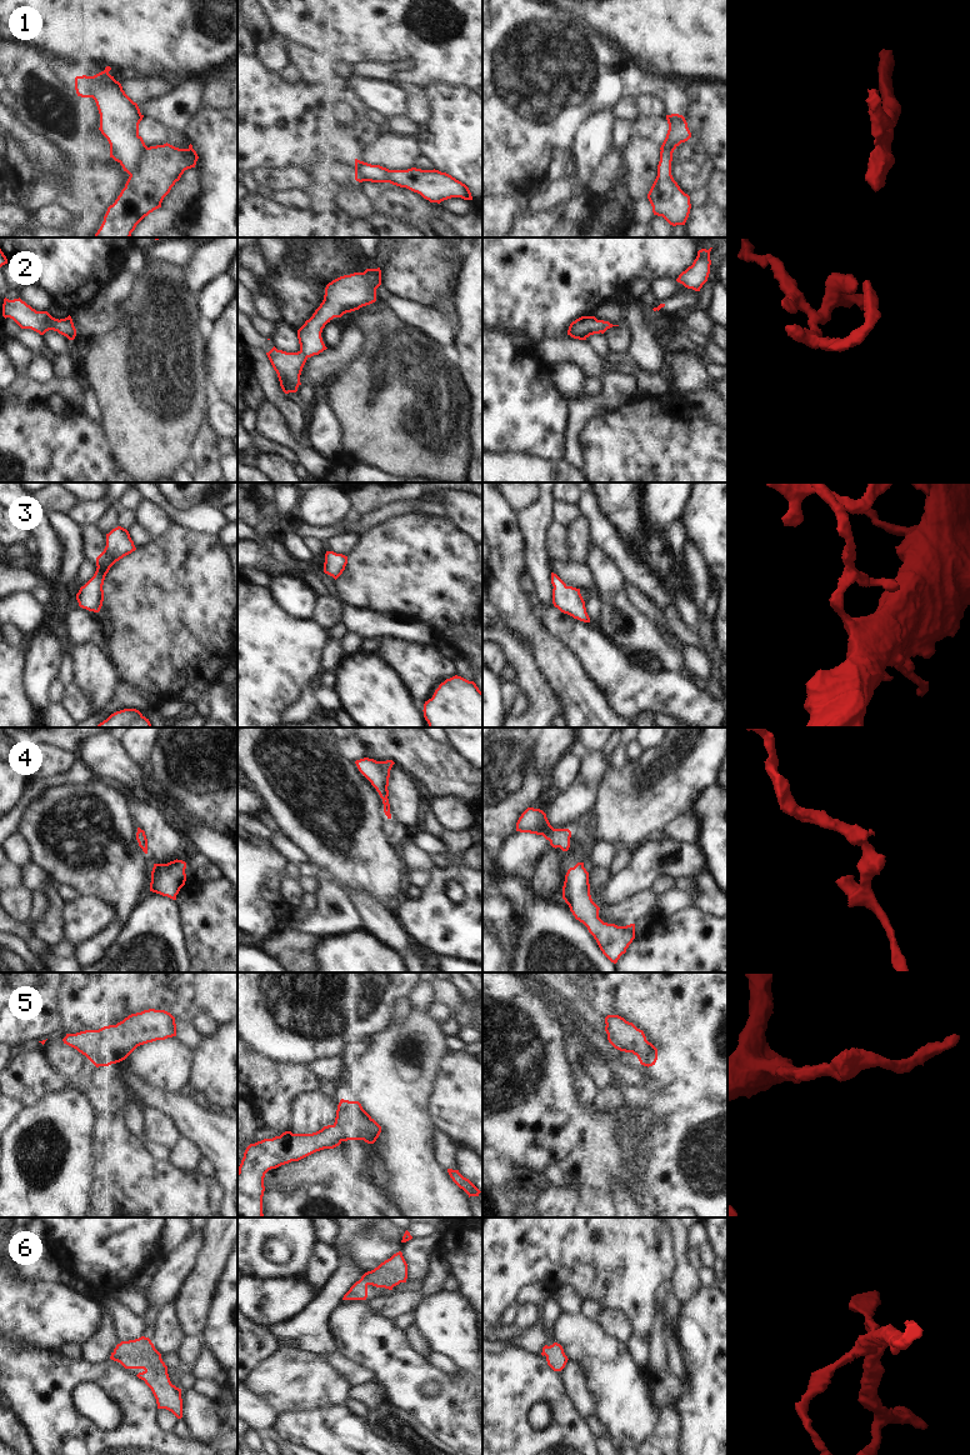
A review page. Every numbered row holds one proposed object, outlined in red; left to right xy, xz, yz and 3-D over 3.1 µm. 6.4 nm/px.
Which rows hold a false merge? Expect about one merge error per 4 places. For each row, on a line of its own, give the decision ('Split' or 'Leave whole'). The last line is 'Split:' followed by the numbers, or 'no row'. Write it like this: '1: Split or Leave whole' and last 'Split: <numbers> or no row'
1: Split
2: Leave whole
3: Leave whole
4: Leave whole
5: Leave whole
6: Leave whole
Split: 1.

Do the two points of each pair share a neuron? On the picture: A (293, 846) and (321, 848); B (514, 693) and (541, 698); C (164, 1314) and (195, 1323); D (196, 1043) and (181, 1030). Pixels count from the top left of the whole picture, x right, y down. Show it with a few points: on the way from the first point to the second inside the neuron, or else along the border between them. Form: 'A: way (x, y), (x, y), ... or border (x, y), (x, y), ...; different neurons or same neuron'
A: border (281, 830), (303, 849), (306, 858); different neurons
B: border (515, 683), (521, 693); different neurons
C: border (173, 1304), (175, 1320), (185, 1335); different neurons
D: way (193, 1039), (185, 1031); same neuron

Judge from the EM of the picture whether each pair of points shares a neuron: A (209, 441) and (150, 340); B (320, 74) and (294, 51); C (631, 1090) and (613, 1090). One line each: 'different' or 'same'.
A: different
B: same
C: different

